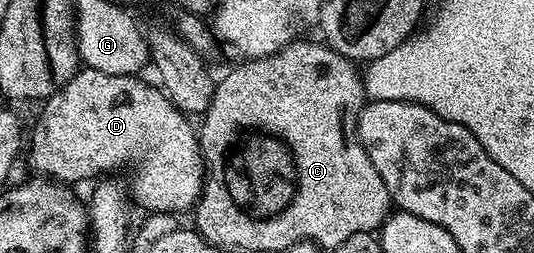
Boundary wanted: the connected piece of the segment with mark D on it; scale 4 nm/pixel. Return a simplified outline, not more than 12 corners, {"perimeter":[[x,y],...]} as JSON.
{"perimeter":[[83,67],[28,136],[67,186],[130,167],[150,212],[193,209],[195,125],[161,87]]}

